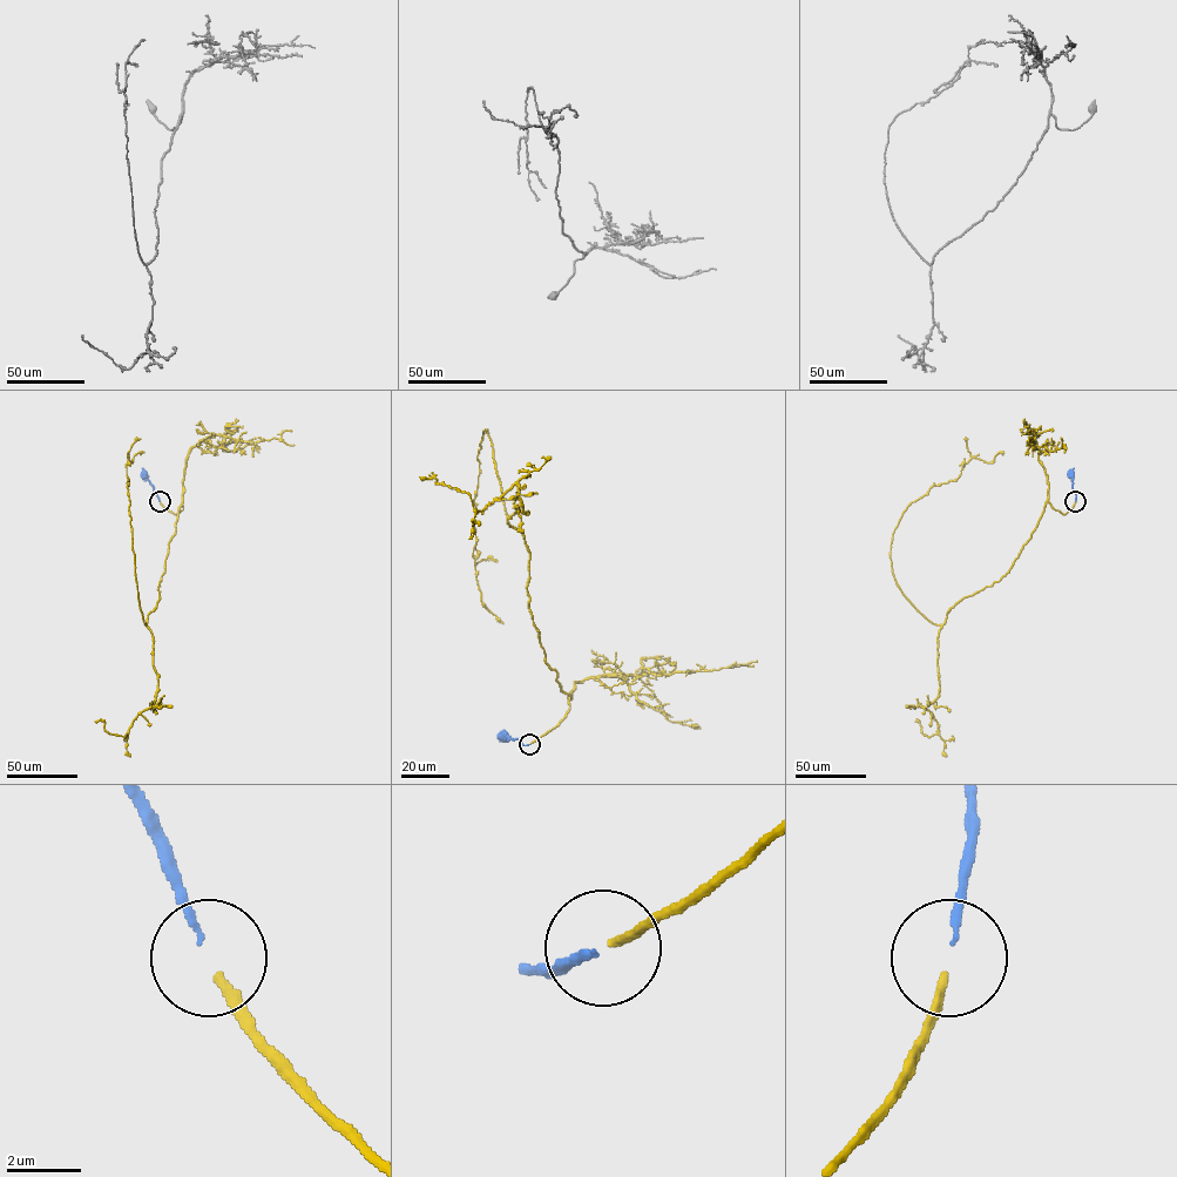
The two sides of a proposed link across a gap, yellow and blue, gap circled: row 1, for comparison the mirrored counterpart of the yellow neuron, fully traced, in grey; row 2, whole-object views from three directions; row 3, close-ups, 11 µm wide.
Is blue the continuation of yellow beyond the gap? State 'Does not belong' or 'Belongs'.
Belongs

